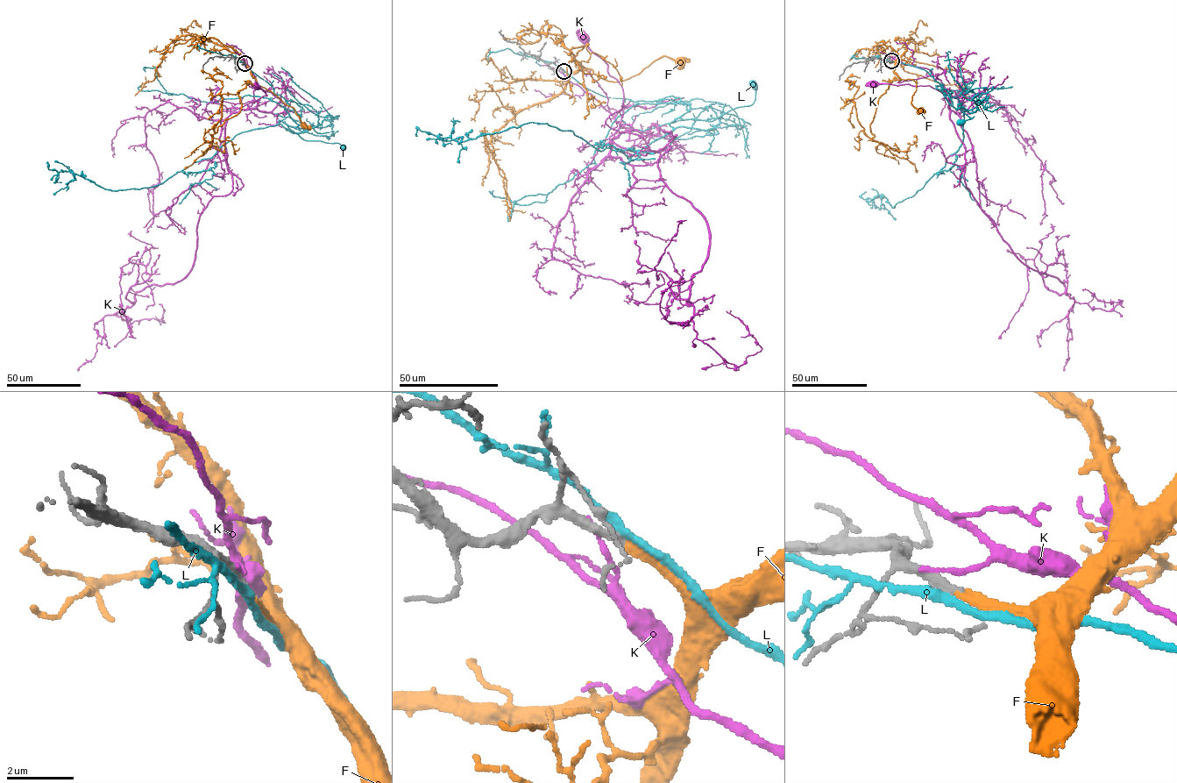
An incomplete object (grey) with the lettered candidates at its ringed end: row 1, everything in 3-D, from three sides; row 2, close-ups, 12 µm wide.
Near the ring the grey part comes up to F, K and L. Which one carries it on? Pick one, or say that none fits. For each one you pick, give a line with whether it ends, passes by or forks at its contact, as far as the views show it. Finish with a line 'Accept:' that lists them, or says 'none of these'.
F: It ends there
Accept: F

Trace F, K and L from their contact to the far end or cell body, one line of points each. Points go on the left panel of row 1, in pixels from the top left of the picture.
F: (244, 63), (255, 85), (265, 88), (294, 109), (303, 125)
K: (244, 61), (255, 76), (253, 92), (257, 104), (252, 109), (238, 108), (267, 95), (257, 85)
L: (244, 63), (297, 112), (301, 124), (287, 125), (293, 131), (307, 140), (336, 143), (343, 147)

